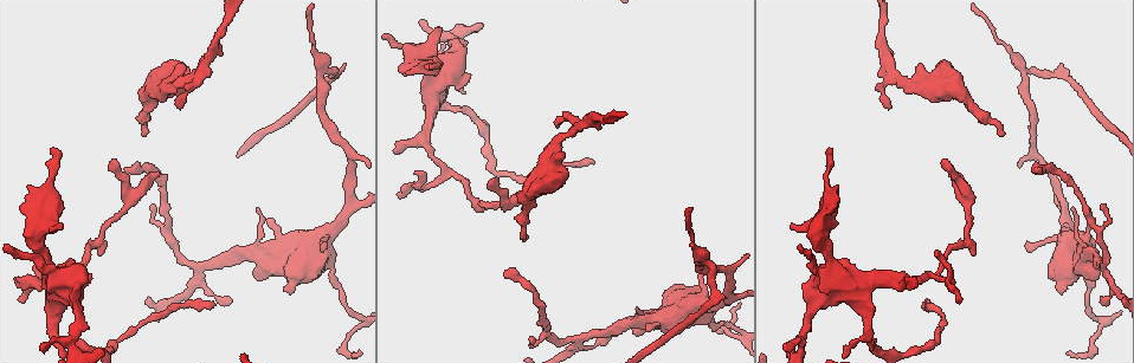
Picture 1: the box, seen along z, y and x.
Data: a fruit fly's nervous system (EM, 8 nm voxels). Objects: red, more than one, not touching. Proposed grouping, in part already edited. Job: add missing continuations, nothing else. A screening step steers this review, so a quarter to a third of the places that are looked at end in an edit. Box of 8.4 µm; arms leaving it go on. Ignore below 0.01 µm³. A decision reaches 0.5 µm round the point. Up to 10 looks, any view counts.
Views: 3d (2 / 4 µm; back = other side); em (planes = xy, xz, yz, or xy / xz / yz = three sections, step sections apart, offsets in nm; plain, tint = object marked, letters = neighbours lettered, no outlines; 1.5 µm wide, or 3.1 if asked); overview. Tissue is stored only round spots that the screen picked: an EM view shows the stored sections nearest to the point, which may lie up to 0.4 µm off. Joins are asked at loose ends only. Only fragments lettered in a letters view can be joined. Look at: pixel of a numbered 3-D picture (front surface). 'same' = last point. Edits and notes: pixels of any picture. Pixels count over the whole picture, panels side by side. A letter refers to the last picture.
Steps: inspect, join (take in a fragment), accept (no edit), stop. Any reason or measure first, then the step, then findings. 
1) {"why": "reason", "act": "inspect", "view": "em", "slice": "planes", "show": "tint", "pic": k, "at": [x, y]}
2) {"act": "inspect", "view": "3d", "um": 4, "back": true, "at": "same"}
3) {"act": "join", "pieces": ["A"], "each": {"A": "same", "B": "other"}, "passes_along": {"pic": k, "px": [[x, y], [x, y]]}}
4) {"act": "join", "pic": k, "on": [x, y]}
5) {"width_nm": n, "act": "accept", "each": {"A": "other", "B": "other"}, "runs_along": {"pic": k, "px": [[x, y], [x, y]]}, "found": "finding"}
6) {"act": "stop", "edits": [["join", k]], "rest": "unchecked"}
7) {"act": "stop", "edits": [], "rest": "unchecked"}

{"why": "an open end", "act": "inspect", "view": "3d", "um": 4, "pic": 1, "at": [792, 224]}

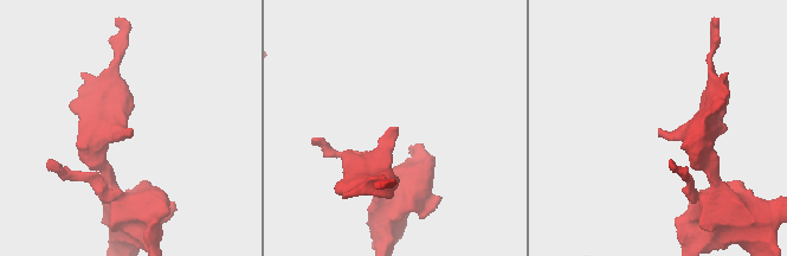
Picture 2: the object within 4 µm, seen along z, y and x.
{"act": "inspect", "view": "em", "slice": "planes", "show": "letters", "pic": 2, "at": [660, 129]}

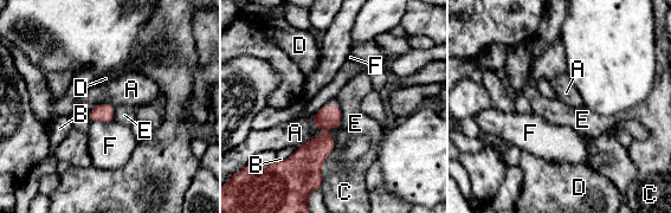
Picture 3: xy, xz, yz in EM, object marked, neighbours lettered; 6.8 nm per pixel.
{"act": "accept", "each": {"A": "other", "B": "other", "C": "other", "D": "other", "E": "other", "F": "other"}, "border": {"pic": 3, "px": [[311, 118], [316, 128], [341, 123]]}, "found": "no lettered fragment goes on from it"}

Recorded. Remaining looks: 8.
{"why": "free end", "act": "inspect", "view": "em", "slice": "xy", "step": 8, "show": "letters", "pic": 1, "at": [422, 19]}

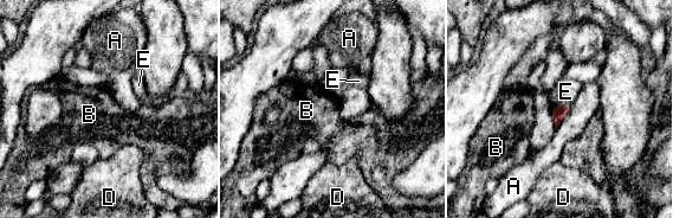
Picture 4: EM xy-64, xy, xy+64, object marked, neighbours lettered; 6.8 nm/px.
{"act": "inspect", "view": "em", "slice": "planes", "show": "letters", "at": "same"}

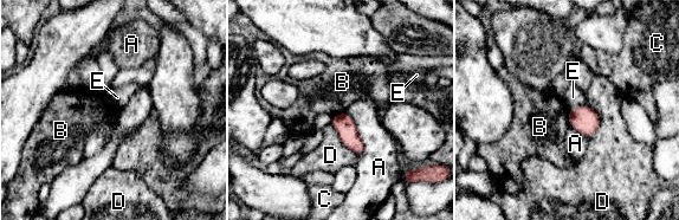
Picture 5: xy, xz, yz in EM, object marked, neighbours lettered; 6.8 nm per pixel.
{"longest_contact_nm": ["A", 320], "act": "accept", "each": {"A": "other", "B": "other", "C": "other", "D": "other", "E": "other"}, "border": {"pic": 5, "px": [[569, 110], [568, 123]]}, "found": "none of them fits"}

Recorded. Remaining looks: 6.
{"why": "an open end", "act": "inspect", "view": "em", "slice": "xz", "step": 4, "show": "tint", "pic": 1, "at": [591, 162]}

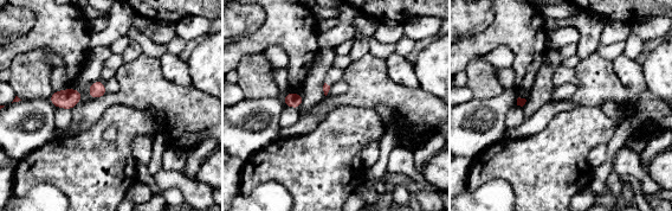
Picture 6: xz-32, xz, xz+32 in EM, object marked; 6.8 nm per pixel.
{"why": "cut it another way", "act": "inspect", "view": "em", "slice": "planes", "show": "letters", "at": "same"}

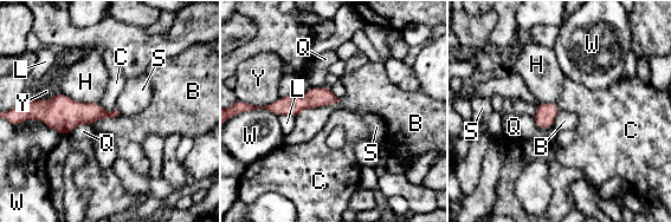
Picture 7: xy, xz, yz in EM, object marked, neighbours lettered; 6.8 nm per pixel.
{"act": "accept", "each": {"B": "other", "C": "other", "H": "other", "L": "other", "Q": "other", "S": "other", "W": "other", "Y": "other"}, "runs_along": {"pic": 7, "px": [[334, 99], [271, 108]]}, "found": "none of them fits"}

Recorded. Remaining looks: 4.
{"why": "an open end", "act": "inspect", "view": "em", "slice": "yz", "step": 8, "show": "tint", "pic": 1, "at": [143, 134]}

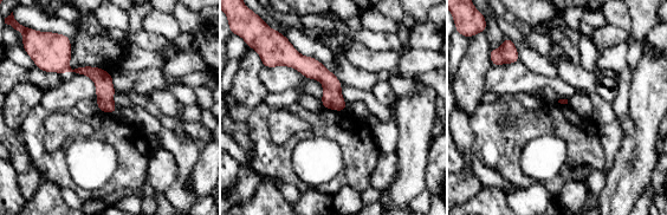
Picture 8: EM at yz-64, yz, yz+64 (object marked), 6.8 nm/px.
{"act": "inspect", "view": "em", "slice": "planes", "show": "letters", "at": "same"}

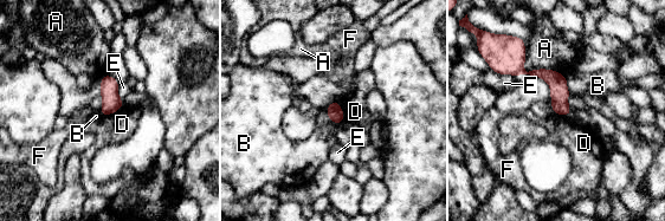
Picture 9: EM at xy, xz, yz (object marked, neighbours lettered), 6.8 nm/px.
{"width_nm": 110, "act": "accept", "each": {"A": "other", "B": "other", "D": "other", "E": "other", "F": "other"}, "runs_along": {"pic": 9, "px": [[521, 52], [520, 69], [544, 73], [567, 111]]}, "found": "no lettered fragment goes on from it"}

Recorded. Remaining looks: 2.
{"act": "stop", "edits": [], "rest": "unchecked"}

